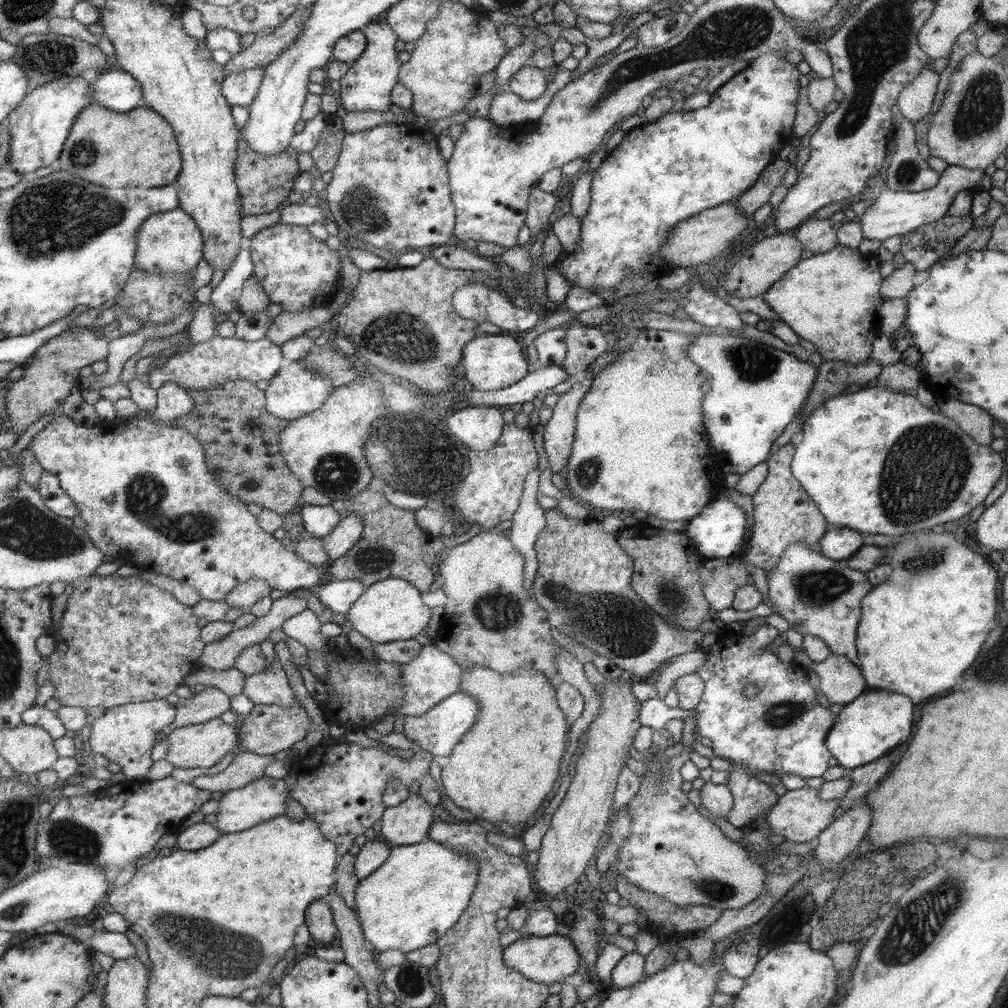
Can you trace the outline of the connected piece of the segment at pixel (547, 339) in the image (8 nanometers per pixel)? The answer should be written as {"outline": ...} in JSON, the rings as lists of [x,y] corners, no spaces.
{"outline":[[[554,328],[539,333],[533,340],[535,350],[538,352],[539,366],[560,365],[566,359],[566,329]]]}

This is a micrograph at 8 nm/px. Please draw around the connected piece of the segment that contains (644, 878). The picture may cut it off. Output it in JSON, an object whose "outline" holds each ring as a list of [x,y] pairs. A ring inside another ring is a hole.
{"outline":[[[685,717],[682,744],[684,750],[679,756],[669,758],[666,767],[666,781],[660,783],[660,765],[654,758],[647,759],[647,771],[642,779],[638,793],[630,801],[632,814],[631,836],[624,841],[623,852],[612,864],[612,869],[618,870],[620,876],[624,876],[629,884],[641,890],[653,893],[657,897],[664,897],[674,905],[698,906],[717,908],[720,911],[737,909],[755,902],[767,888],[767,872],[760,862],[754,861],[744,846],[727,838],[720,827],[710,822],[708,817],[702,816],[696,806],[692,806],[686,798],[686,792],[680,790],[682,776],[680,768],[684,762],[690,760],[693,748],[693,734],[696,721],[694,717]]]}

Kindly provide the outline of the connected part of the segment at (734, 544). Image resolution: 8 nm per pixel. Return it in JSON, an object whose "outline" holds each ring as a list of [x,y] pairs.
{"outline":[[[722,488],[719,489],[720,494],[716,494],[714,500],[702,510],[699,516],[691,518],[685,532],[688,538],[695,542],[700,554],[704,554],[706,559],[728,559],[728,556],[736,555],[736,552],[742,546],[744,530],[746,530],[746,516],[744,516],[744,512],[736,504],[726,500],[726,496],[722,494]]]}

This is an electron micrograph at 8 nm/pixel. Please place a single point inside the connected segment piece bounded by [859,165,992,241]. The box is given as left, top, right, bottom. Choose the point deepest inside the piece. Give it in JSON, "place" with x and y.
{"place":[892,213]}

